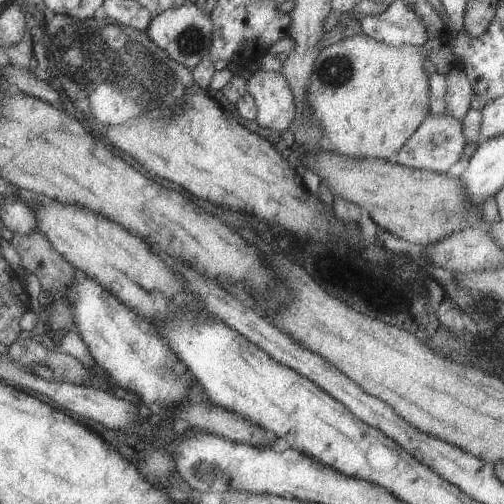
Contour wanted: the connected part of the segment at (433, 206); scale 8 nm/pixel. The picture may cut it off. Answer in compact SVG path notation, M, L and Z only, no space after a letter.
M325 148L311 150L301 162L305 172L311 172L319 186L335 198L365 210L369 218L379 226L379 230L389 232L411 244L431 244L453 230L463 228L485 228L481 214L471 214L469 204L465 204L463 190L457 178L447 178L445 174L433 174L423 170L409 170L383 160L345 160L331 154Z

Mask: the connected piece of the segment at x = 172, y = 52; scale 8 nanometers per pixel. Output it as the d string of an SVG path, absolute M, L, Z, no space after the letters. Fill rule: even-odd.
M187 2L175 10L165 10L155 18L151 18L145 34L161 52L167 54L169 60L181 64L187 70L193 70L203 58L209 56L211 42L213 42L213 24L207 12L201 12L197 4Z

